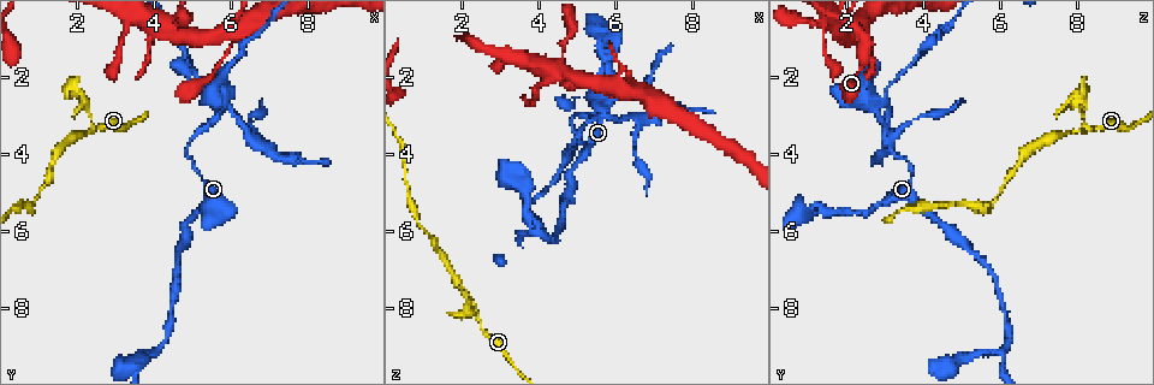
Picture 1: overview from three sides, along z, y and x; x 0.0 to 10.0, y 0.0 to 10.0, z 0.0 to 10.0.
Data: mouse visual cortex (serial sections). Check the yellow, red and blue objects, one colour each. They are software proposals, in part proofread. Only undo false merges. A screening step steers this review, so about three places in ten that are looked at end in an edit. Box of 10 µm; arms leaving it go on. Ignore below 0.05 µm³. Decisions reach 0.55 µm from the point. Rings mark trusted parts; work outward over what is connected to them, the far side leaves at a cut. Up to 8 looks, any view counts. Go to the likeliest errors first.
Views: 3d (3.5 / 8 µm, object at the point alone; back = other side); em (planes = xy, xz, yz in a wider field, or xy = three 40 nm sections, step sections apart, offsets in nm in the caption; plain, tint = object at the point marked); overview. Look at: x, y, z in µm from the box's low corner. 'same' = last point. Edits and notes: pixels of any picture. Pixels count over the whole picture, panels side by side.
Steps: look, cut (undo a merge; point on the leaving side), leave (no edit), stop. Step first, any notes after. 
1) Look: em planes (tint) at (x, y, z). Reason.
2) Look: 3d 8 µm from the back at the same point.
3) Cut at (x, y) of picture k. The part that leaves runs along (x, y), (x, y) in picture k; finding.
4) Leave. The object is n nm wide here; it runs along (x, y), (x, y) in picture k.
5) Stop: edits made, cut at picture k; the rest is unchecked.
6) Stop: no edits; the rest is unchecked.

Look: 3d 8 µm from the back at (5.70, 2.85, 2.80). Four arms meet.

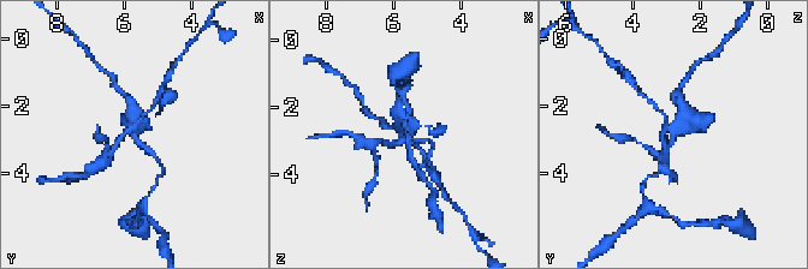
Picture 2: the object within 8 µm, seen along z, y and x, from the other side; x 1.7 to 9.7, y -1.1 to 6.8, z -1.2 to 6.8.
Look: em xy step 3 (tint) at the same point.

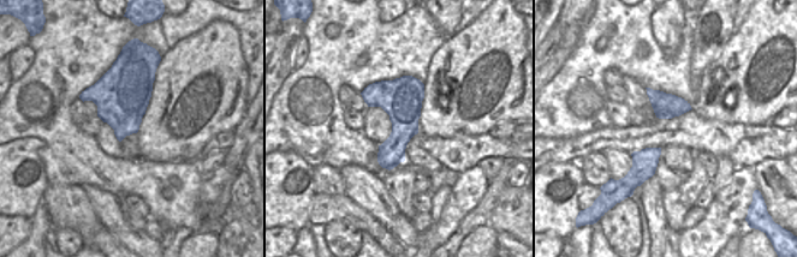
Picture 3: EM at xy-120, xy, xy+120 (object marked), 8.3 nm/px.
Cut at (110, 150) of picture 2. The arms are 150, 150, 200, 500 nm wide; the part that leaves runs along (131, 127), (117, 141), (101, 165) in picture 2; a second cell is stuck on.

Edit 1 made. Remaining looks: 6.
Look: overview. See it whole again.

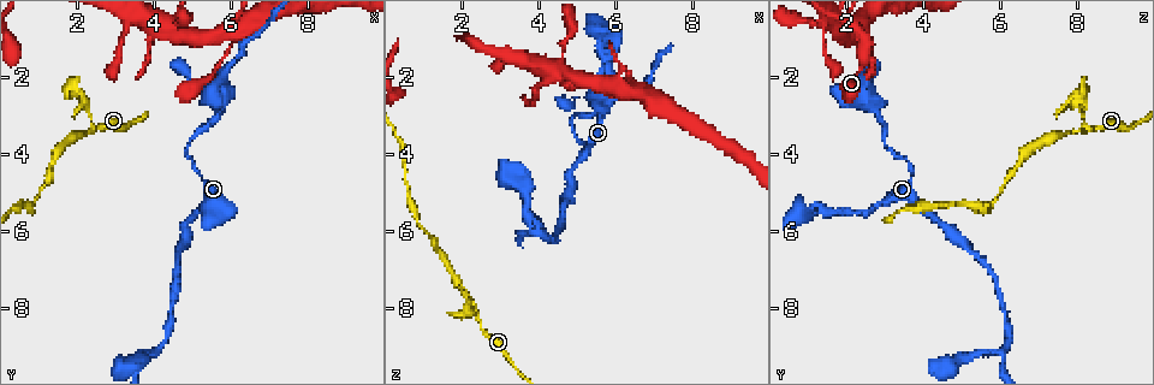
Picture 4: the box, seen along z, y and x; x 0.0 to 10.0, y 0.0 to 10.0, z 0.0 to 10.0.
Look: 3d 3.5 µm at (2.25, 3.50, 7.80). Calibre changes.

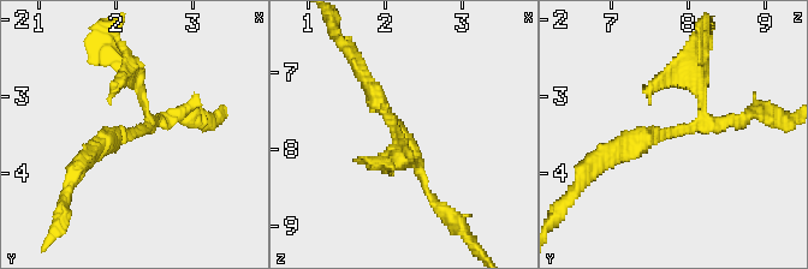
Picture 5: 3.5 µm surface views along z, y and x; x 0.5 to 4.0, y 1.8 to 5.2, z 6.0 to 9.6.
Look: em xy step 1 (tint) at (2.30, 3.45, 7.80). 3 arms meet here; the arms are 100, 150, 250 nm wide.

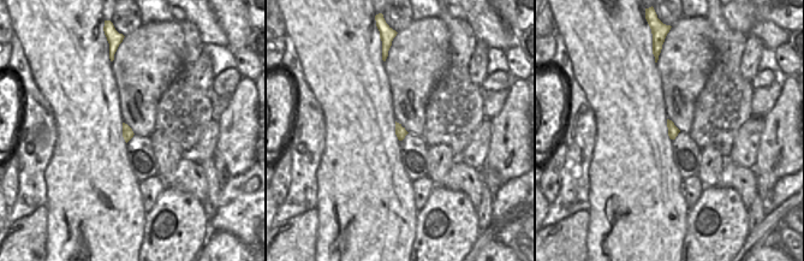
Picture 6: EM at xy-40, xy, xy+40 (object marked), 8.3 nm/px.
Cut at (694, 77) of picture 5. Two cells meet here.

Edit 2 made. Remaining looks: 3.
Look: overview.

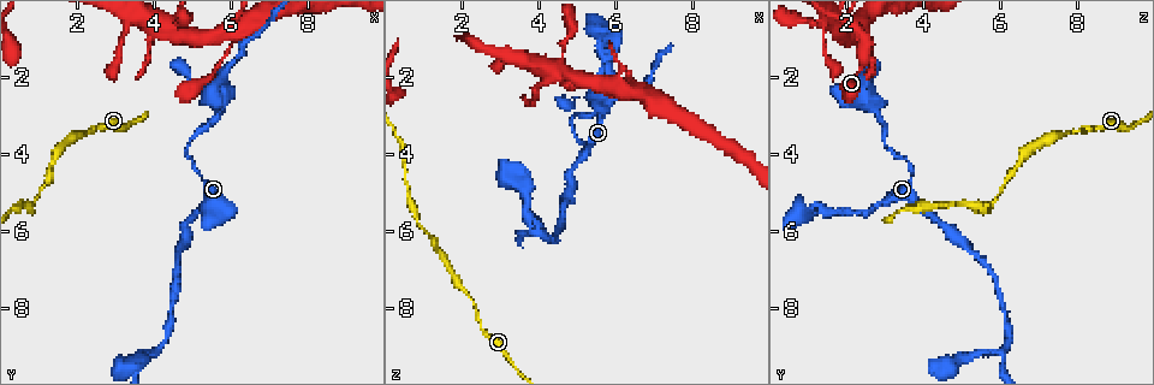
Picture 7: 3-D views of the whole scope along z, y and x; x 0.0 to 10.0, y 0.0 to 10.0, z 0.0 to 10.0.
Look: 3d 3.5 µm at (6.15, 0.85, 2.40). Looks like a crossing.

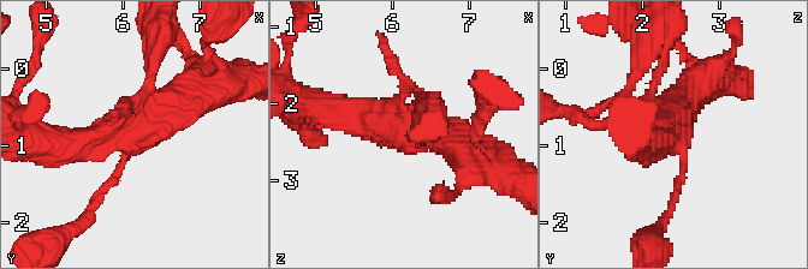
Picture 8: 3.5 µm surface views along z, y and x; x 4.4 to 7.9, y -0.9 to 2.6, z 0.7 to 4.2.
Look: em xy step 3 (tint) at (6.05, 0.90, 2.40). 4 arms meet here; the arms are 150, 150, 400, 450 nm wide; shape alone is not enough.

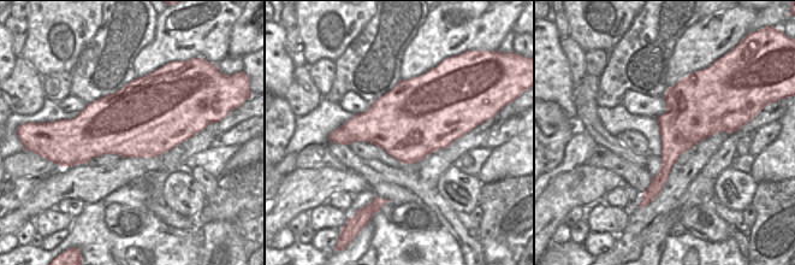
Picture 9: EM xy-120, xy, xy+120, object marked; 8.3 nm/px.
Leave. It runs along (95, 199), (117, 178), (129, 137), (54, 144) in picture 8; continuous, no second cell.

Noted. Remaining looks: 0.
Stop: edits made, cut at picture 2, cut at picture 5; the rest is unchecked.

